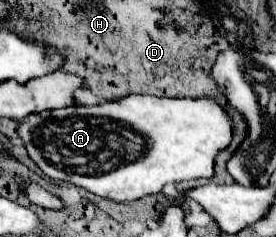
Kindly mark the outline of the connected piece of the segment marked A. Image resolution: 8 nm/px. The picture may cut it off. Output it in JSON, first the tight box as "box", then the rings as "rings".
{"box":[19,94,233,202],"rings":[[[131,94],[117,102],[101,106],[71,106],[63,110],[47,110],[31,114],[19,126],[29,156],[53,180],[73,182],[97,196],[117,202],[133,202],[149,194],[157,194],[165,184],[213,178],[215,160],[233,138],[233,118],[211,98],[157,98]]]}

